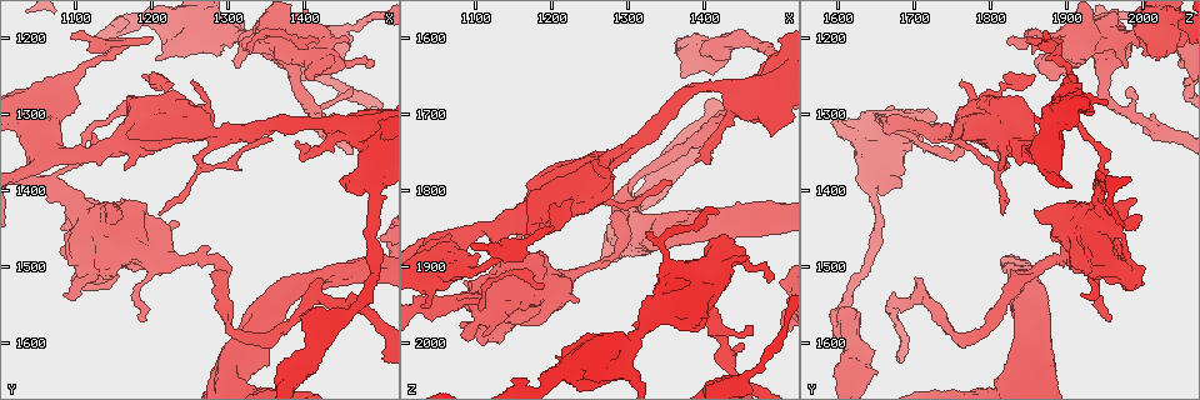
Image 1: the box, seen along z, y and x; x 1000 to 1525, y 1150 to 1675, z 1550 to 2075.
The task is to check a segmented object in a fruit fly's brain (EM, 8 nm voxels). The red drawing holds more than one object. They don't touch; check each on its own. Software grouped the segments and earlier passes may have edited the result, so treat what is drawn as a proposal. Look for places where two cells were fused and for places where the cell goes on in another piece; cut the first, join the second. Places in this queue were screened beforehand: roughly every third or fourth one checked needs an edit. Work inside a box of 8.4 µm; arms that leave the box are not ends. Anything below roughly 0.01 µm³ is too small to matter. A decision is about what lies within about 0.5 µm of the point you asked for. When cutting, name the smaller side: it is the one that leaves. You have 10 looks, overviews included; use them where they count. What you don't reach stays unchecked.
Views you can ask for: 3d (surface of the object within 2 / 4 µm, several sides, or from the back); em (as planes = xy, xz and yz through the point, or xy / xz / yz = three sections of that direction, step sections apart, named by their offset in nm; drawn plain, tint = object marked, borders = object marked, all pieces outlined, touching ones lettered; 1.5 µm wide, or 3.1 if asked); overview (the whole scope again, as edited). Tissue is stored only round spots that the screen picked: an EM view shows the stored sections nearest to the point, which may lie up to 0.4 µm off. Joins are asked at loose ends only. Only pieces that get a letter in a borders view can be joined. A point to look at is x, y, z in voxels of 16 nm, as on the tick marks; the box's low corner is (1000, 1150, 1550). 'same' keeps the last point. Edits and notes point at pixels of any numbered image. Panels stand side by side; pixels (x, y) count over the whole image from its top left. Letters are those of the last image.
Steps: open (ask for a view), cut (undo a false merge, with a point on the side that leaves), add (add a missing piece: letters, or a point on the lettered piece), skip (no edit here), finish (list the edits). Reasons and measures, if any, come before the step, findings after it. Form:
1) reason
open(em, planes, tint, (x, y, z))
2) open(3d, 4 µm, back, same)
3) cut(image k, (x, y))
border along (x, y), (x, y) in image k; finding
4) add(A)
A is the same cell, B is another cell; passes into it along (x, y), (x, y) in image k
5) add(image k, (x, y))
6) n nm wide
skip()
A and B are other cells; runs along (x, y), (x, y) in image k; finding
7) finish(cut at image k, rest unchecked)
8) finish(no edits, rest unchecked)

sharp bend
open(em, planes, plain, (1070, 1385, 1945))

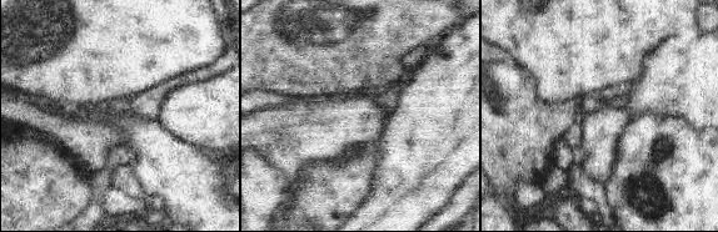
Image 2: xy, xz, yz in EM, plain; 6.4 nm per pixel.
open(em, planes, tint, same)

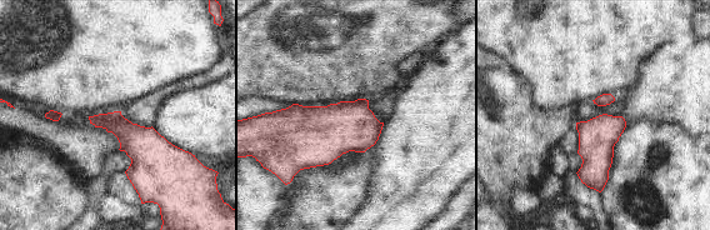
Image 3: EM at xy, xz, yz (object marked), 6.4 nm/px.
see the neighbours
open(em, planes, borders, same)

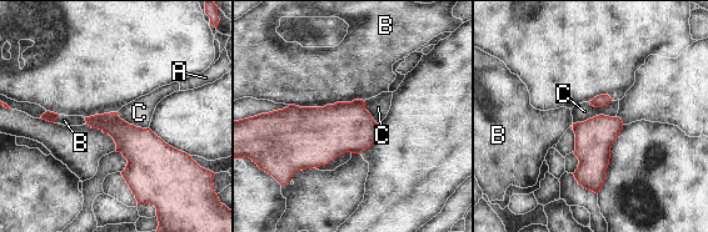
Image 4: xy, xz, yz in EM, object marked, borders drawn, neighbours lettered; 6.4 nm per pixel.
skip()
A, B and C are other cells; border along (616, 116), (596, 115), (573, 124) in image 4; continuous, no second cell

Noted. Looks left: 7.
branch stops here
open(em, xy, step 4, borders, (1185, 1250, 1855))

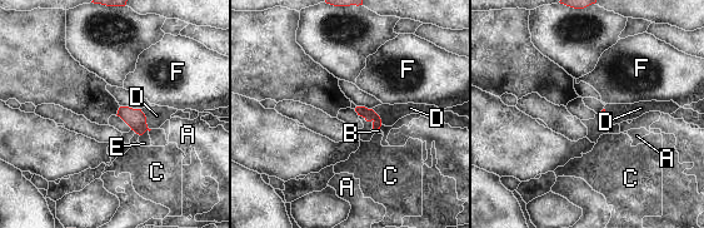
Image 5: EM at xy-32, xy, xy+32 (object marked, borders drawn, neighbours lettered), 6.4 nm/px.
open(em, planes, borders, same)

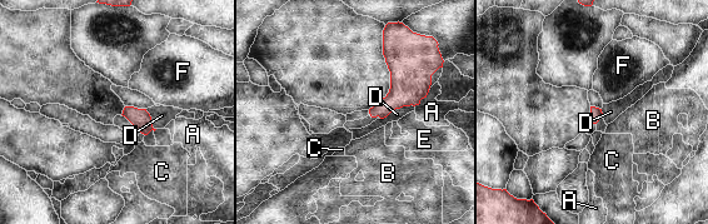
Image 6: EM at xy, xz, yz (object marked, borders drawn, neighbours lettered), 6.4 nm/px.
skip()
A, B, C, D, E and F are other cells; border along (414, 105), (395, 108), (380, 119) in image 6; no lettered piece goes on from it

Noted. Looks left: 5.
thin end
open(em, xz, step 8, borders, (1325, 1225, 1855))

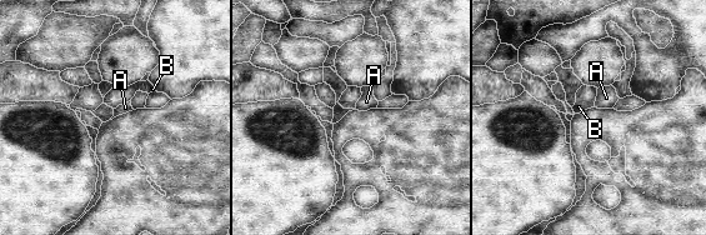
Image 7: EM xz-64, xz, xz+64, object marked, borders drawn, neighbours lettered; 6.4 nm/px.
another direction
open(em, planes, borders, same)

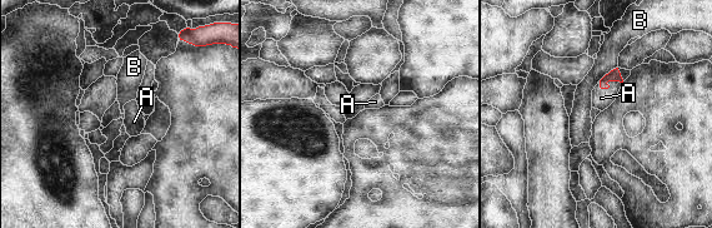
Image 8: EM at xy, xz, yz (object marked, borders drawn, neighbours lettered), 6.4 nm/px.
add(image 8, (601, 98))
A is the same cell, B is another cell; passes into it along (613, 75), (607, 82), (601, 98) in image 8; the cell continues

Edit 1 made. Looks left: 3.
finish(add at image 8, rest unchecked)

